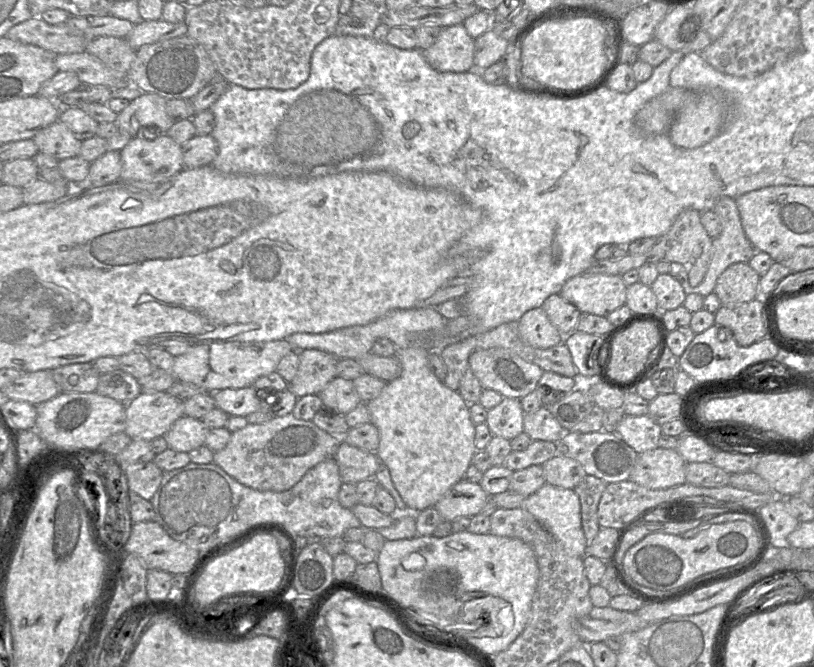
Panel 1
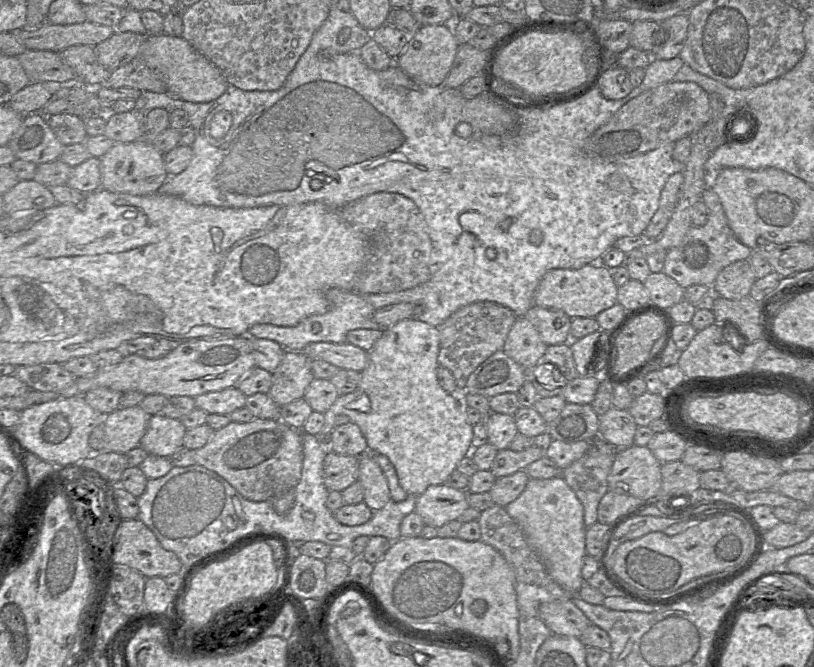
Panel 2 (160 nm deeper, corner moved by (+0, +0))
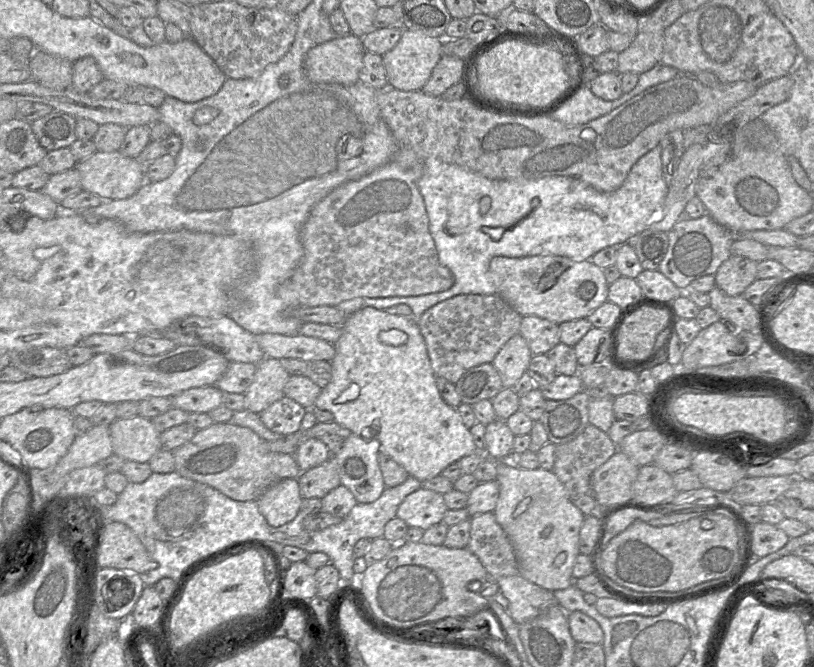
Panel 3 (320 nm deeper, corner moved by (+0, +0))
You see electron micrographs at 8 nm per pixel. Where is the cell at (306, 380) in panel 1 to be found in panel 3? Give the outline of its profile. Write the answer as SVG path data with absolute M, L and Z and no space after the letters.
M265 357L256 365L254 380L243 393L246 410L258 414L283 398L289 376L279 359Z

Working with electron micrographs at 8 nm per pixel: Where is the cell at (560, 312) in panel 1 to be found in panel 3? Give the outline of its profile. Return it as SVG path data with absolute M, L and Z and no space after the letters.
M523 316L519 333L533 355L546 354L560 343L559 324L537 316Z

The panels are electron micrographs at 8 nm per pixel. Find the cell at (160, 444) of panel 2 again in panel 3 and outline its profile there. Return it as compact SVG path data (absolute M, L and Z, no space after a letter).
M135 416L109 425L113 453L126 461L148 462L162 449L160 434L150 419Z

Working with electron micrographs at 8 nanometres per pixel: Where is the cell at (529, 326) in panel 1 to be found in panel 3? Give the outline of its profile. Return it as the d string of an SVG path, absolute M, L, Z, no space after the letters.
M520 333L509 339L500 349L492 364L498 371L504 388L513 388L525 372L533 354Z

